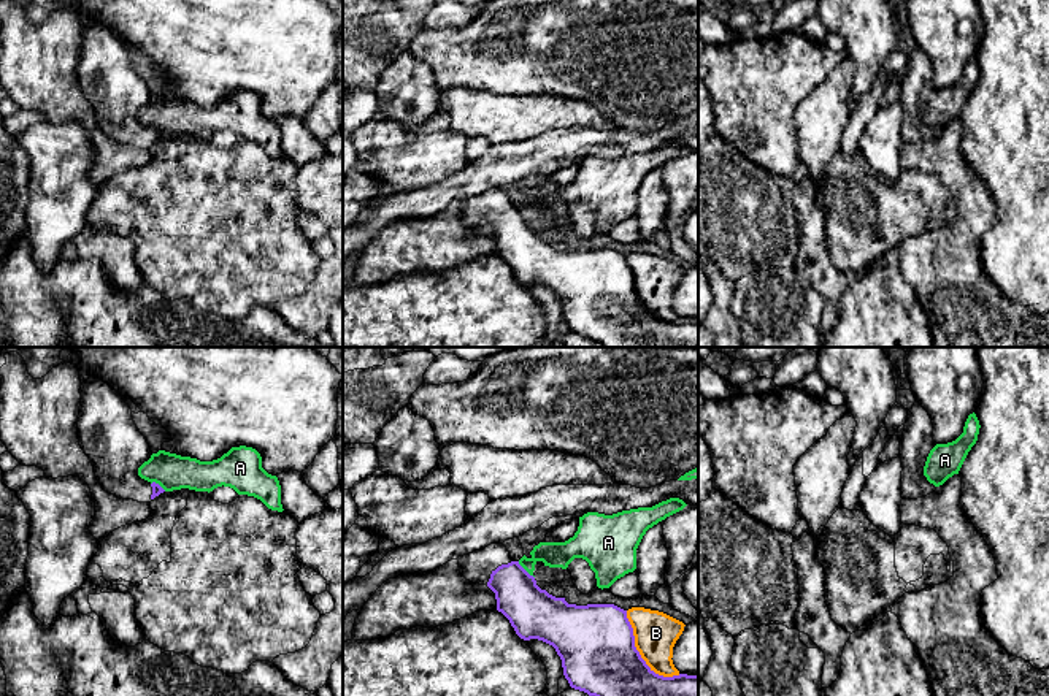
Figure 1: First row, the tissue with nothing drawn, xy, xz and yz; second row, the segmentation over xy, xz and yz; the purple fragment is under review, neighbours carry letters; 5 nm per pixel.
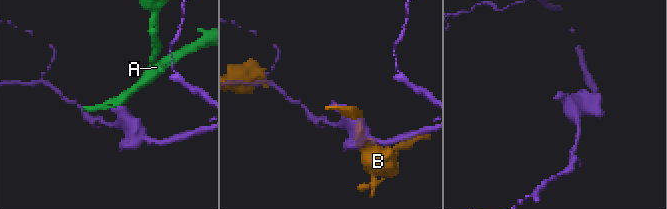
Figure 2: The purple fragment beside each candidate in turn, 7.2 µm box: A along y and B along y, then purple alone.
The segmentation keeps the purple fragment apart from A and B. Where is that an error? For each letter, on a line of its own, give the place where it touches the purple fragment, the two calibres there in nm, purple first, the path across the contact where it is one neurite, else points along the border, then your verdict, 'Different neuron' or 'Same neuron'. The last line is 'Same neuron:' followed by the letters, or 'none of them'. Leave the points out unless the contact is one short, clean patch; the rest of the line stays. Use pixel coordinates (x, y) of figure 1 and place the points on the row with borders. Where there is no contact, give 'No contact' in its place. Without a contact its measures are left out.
A: Touches purple at xz (524, 569). Thickness 260 nm (purple) against 130 nm. Different neuron
B: Touches purple at xz (638, 653). Thickness 400 nm (purple) against 220 nm. Different neuron
Same neuron: none of them

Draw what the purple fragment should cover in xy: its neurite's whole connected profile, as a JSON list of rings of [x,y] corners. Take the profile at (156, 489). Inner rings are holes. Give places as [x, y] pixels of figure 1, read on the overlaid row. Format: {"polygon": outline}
{"polygon": [[[98,377],[84,381],[79,393],[78,439],[94,466],[98,484],[117,498],[151,503],[165,490],[159,484],[151,484],[138,476],[138,468],[151,458],[152,452],[133,422],[132,409],[113,387]]]}

